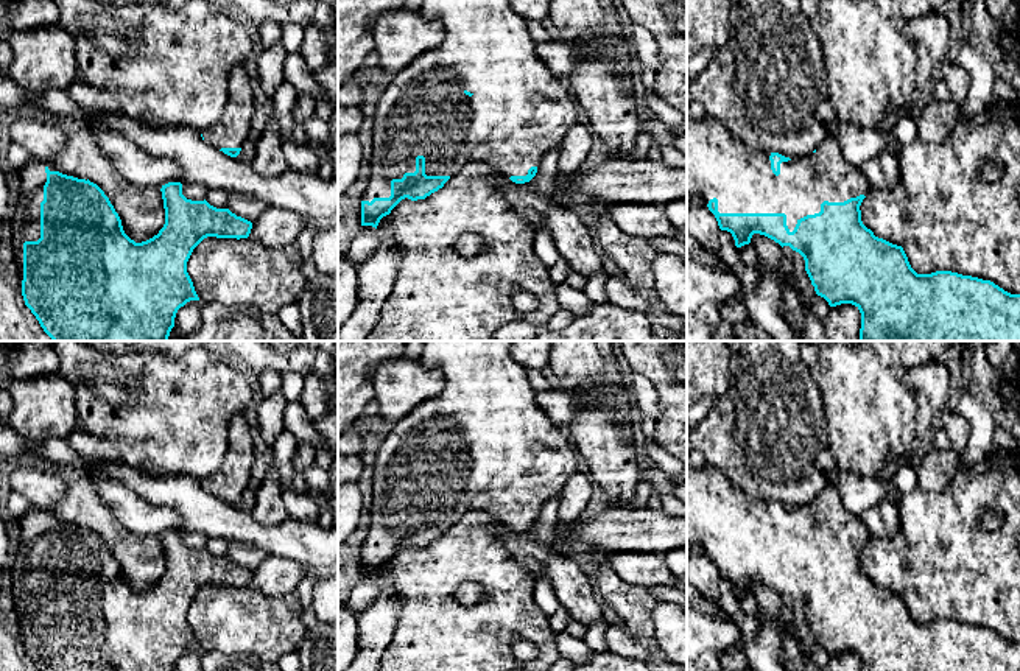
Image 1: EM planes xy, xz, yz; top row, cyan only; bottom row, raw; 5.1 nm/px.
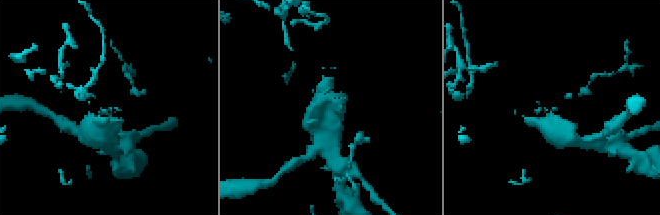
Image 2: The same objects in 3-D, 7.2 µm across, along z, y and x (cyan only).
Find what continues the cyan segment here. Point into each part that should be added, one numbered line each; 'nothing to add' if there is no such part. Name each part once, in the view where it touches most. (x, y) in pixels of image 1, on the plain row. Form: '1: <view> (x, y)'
1: yz (720, 514)

